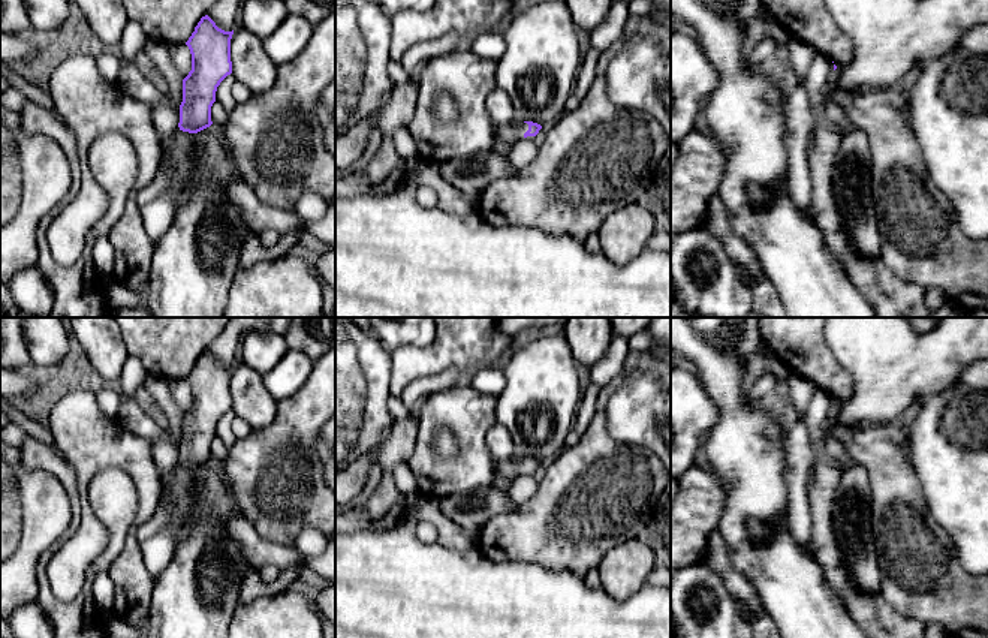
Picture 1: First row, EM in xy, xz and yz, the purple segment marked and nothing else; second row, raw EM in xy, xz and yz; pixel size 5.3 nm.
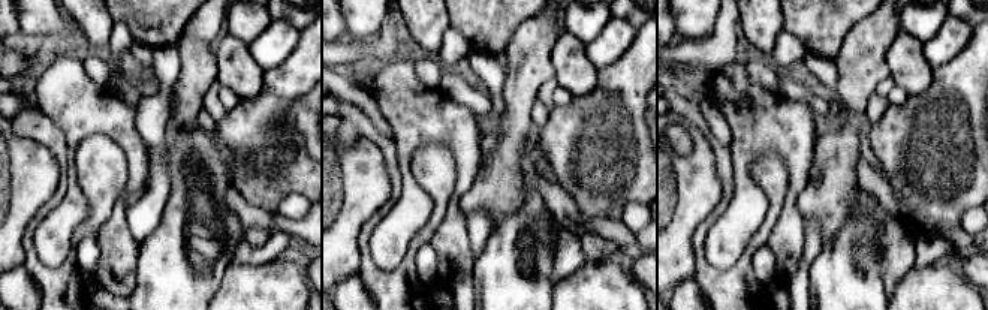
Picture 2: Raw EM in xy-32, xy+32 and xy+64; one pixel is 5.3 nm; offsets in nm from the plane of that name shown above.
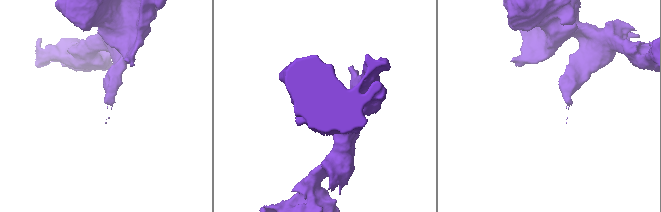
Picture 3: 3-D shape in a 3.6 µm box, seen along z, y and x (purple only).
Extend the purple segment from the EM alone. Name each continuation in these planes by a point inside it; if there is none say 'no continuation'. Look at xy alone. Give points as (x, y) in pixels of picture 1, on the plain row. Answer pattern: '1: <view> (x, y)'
1: xy (175, 496)

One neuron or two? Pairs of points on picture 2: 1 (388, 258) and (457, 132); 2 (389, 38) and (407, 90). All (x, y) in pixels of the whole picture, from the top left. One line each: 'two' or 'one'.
1: one
2: two

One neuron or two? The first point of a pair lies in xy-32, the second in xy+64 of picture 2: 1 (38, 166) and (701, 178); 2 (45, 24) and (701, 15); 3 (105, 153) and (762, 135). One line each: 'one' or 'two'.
1: one
2: one
3: two

